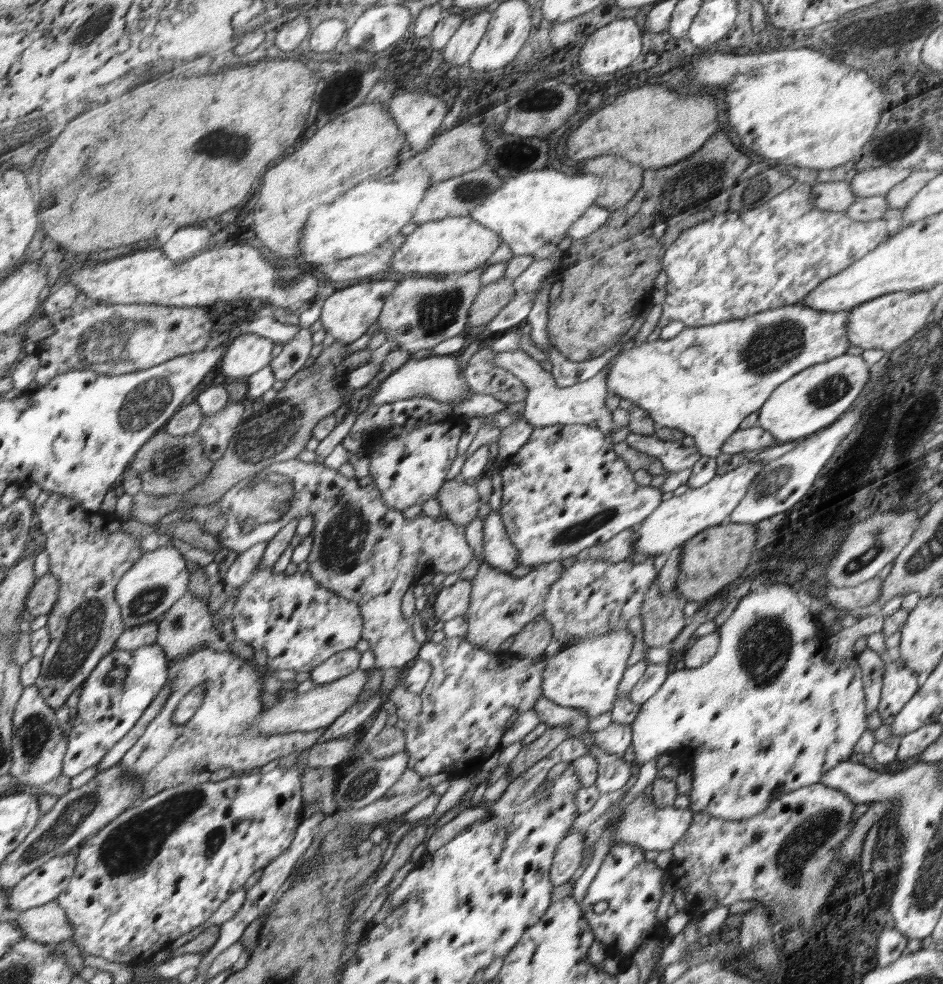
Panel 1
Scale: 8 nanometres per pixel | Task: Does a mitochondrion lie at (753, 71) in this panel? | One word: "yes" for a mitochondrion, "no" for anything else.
yes

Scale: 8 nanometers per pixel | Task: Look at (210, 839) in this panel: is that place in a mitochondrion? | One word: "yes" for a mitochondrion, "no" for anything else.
yes

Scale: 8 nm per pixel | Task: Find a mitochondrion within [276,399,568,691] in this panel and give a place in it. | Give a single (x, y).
(345, 537)

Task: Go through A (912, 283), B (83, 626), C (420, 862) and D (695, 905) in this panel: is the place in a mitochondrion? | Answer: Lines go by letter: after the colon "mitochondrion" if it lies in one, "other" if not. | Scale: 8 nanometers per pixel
A: other
B: mitochondrion
C: other
D: other

